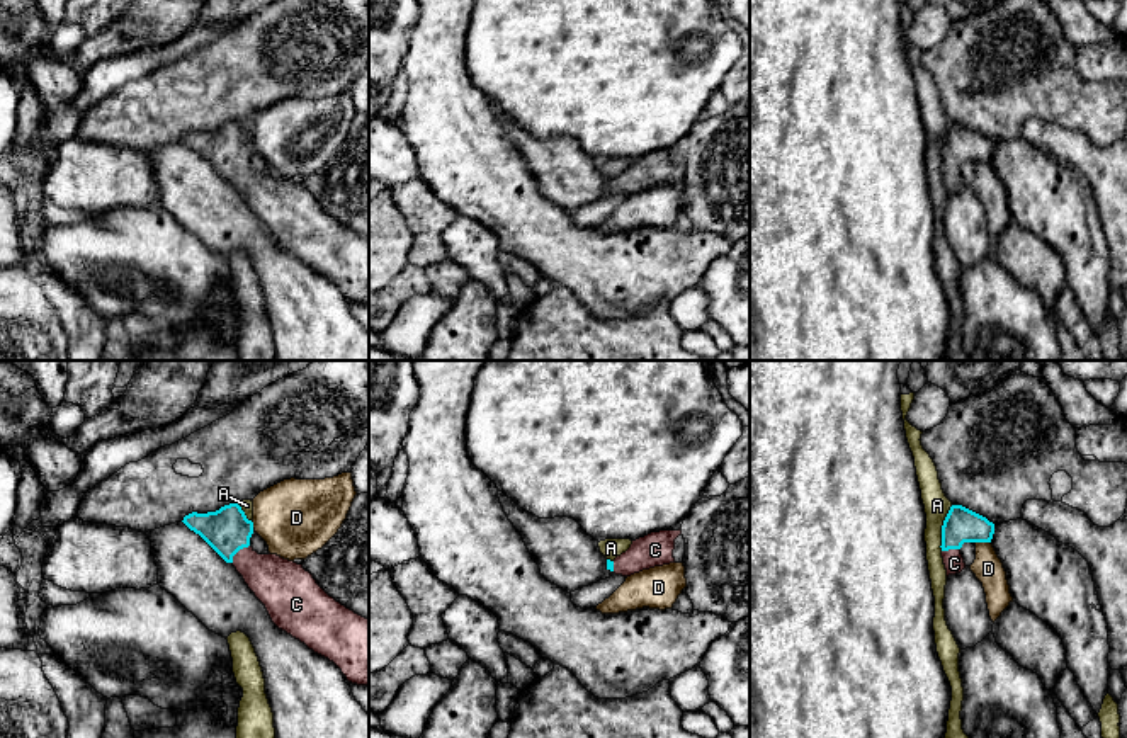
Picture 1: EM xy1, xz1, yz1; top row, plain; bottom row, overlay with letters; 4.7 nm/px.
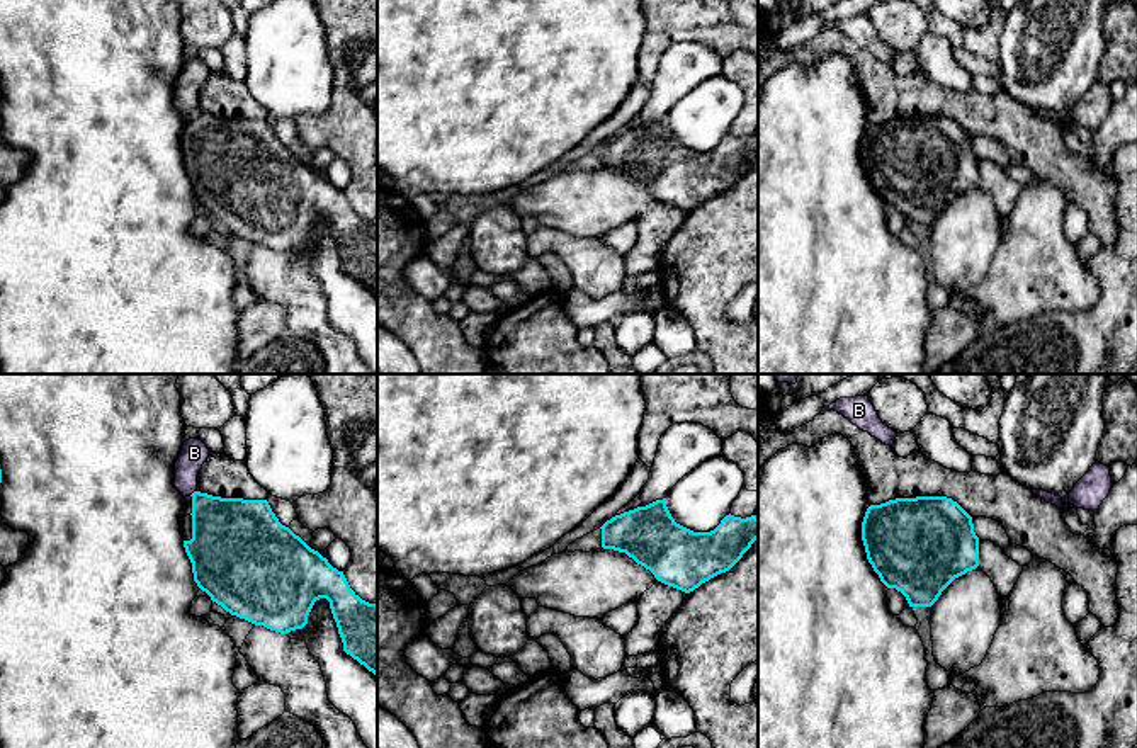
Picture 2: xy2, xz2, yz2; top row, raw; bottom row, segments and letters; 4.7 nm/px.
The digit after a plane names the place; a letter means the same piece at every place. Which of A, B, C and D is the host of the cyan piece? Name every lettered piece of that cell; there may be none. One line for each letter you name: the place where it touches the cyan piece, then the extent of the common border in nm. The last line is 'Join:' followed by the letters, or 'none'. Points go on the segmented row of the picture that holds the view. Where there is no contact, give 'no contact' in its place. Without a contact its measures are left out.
C: contact xy1 (238, 550); length 120 nm
Join: C

